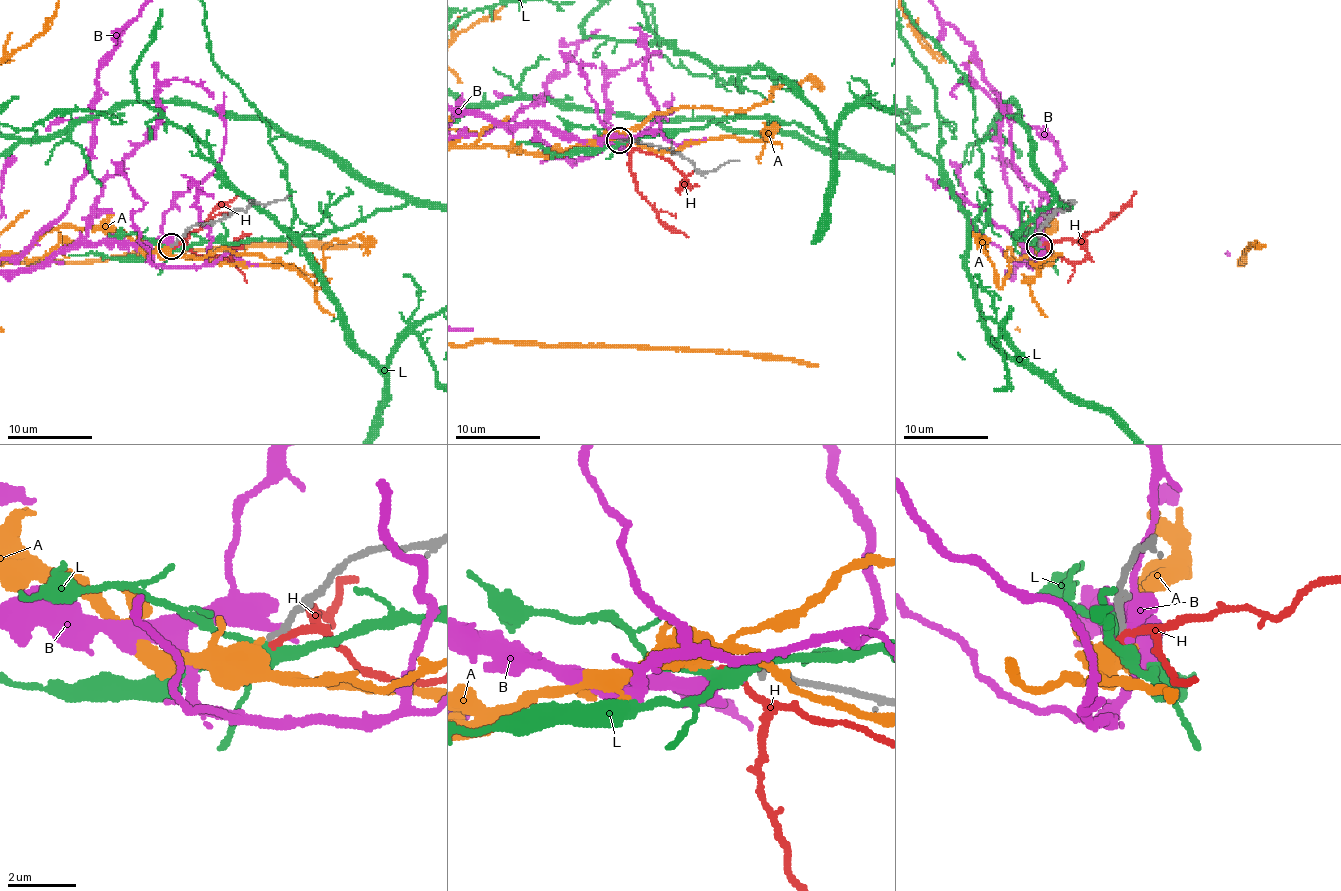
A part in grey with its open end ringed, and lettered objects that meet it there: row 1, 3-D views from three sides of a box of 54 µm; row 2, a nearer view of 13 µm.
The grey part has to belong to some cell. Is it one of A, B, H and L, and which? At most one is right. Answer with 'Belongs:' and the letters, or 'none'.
Belongs: A

